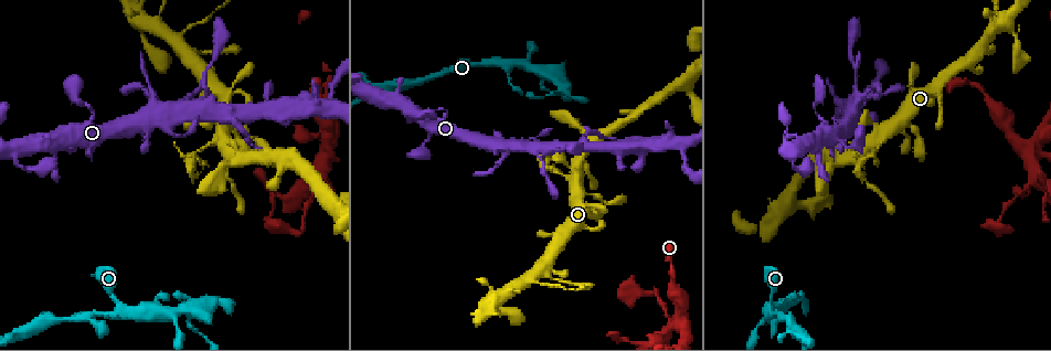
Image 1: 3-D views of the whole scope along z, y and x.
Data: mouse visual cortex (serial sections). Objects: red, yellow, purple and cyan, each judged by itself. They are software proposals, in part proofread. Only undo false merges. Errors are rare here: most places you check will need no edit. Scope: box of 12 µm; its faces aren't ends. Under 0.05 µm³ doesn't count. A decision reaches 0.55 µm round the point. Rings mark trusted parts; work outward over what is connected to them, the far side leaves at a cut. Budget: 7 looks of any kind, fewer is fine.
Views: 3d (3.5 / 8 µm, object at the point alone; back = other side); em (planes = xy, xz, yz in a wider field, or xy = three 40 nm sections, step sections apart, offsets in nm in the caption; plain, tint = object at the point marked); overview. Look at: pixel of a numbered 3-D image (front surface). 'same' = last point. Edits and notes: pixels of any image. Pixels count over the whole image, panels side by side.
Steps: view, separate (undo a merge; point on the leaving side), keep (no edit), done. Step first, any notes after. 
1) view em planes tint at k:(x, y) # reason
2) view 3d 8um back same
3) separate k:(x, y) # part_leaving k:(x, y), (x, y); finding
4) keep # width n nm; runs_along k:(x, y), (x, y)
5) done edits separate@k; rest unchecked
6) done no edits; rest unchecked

view 3d 3.5um at 1:(799, 153)

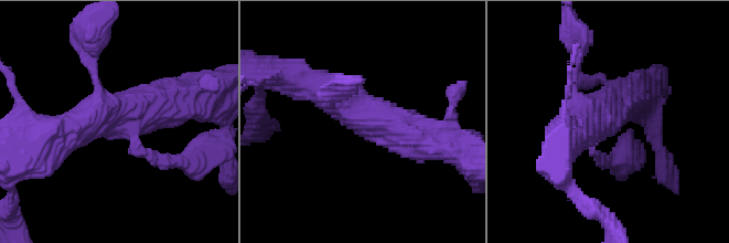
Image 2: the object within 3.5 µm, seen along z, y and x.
view em xy step 1 tint at 2:(380, 118)

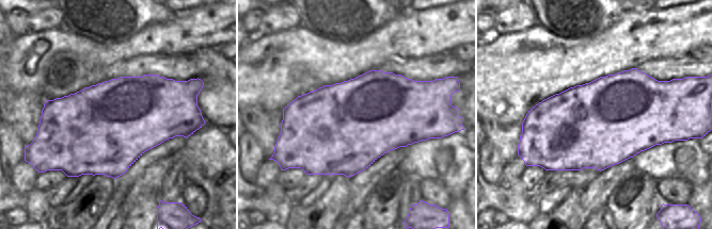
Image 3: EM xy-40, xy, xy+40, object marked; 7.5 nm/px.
view em xy step 3 tint same

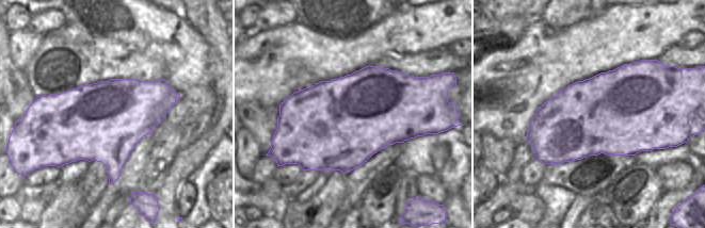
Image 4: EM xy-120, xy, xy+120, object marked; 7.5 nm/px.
keep # runs_along 2:(448, 145), (373, 119), (343, 87); continuous, no second cell

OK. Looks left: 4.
view 3d 8um at 1:(542, 283) # sudden change in width

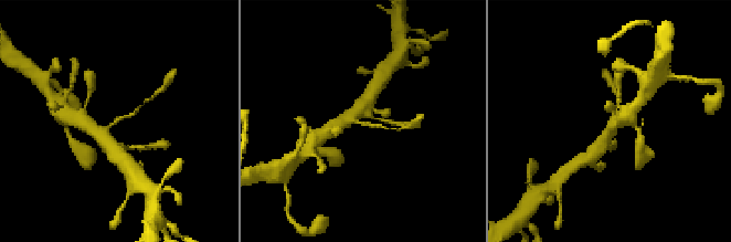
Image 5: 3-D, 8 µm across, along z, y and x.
view em xy step 3 tint at 5:(364, 124) # arm_widths 150, 450 nm; shape alone is not enough

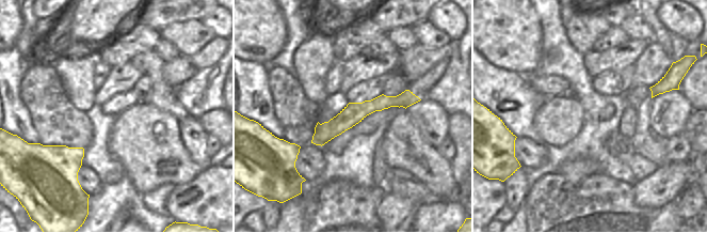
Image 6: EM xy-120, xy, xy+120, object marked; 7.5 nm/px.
keep # runs_along 6:(415, 98), (356, 111), (315, 140); one cell here

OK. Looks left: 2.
view 3d 3.5um at 1:(318, 170) # side arm on a straight run

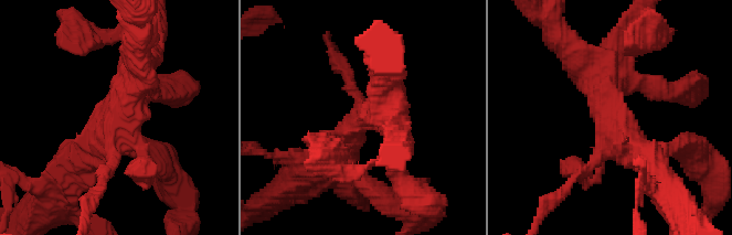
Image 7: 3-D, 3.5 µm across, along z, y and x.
view em xy step 2 tint at 7:(357, 115) # now the EM

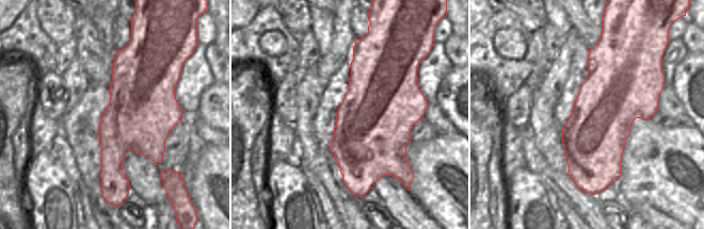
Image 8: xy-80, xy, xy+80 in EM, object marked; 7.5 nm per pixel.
keep # one cell here

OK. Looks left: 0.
done no edits; rest unchecked

